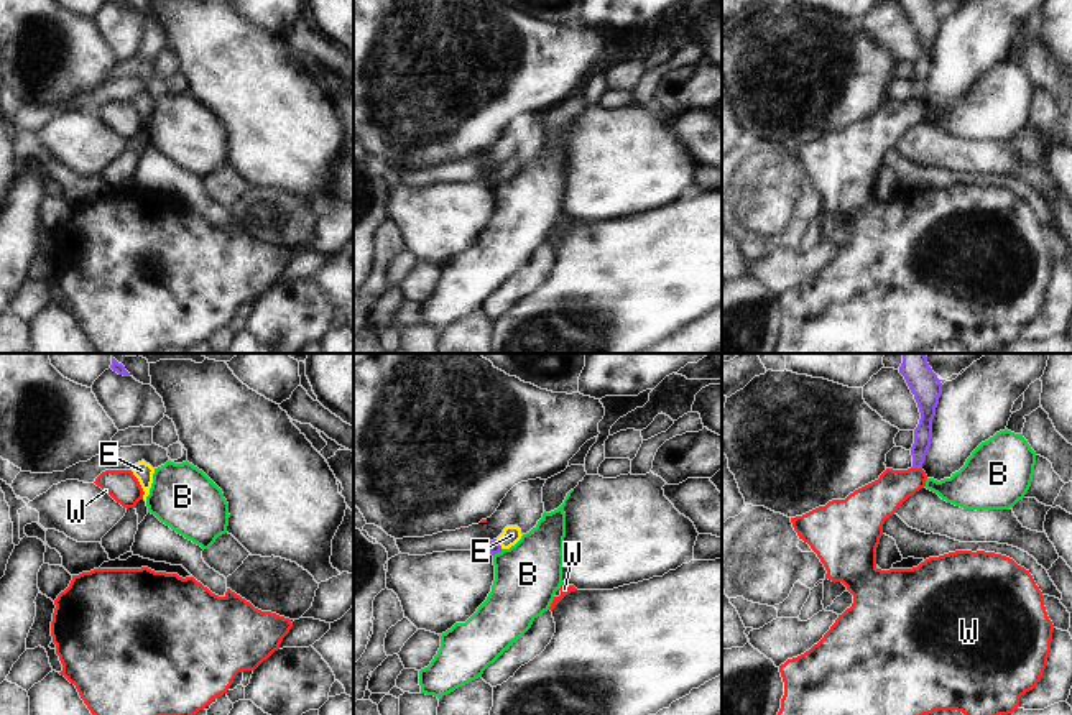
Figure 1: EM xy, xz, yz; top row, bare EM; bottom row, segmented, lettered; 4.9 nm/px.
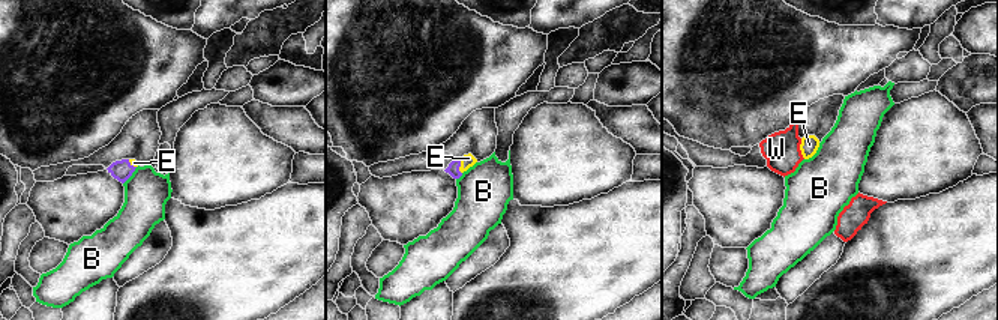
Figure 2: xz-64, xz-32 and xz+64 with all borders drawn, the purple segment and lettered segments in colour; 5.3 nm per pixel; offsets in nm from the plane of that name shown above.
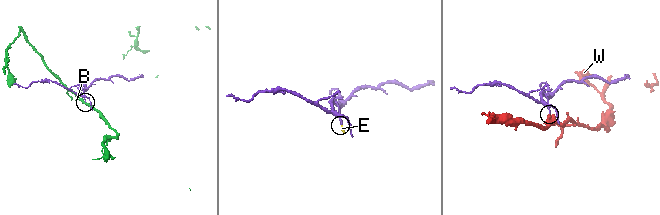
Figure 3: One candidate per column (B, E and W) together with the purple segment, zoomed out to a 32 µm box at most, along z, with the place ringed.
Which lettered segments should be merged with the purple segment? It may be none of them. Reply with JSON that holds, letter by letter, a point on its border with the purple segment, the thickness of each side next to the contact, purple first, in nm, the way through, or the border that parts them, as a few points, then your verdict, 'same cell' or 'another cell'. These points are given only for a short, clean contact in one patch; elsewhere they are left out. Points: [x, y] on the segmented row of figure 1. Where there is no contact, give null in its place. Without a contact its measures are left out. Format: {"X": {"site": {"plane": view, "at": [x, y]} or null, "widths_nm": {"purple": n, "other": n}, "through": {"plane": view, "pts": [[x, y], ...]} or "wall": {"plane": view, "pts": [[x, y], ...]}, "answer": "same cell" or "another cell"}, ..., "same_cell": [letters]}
{"B": {"site": {"plane": "xz", "at": [499, 551]}, "widths_nm": {"purple": 60, "other": 320}, "wall": {"plane": "xz", "pts": [[503, 549], [494, 556]]}, "answer": "another cell"}, "E": {"site": {"plane": "xz", "at": [499, 544]}, "widths_nm": {"purple": 60, "other": 90}, "through": {"plane": "xz", "pts": [[494, 548], [499, 544], [512, 535]]}, "answer": "same cell"}, "W": {"site": {"plane": "yz", "at": [916, 467]}, "widths_nm": {"purple": 90, "other": 190}, "wall": {"plane": "yz", "pts": [[911, 467], [921, 469]]}, "answer": "another cell"}, "same_cell": ["E"]}

